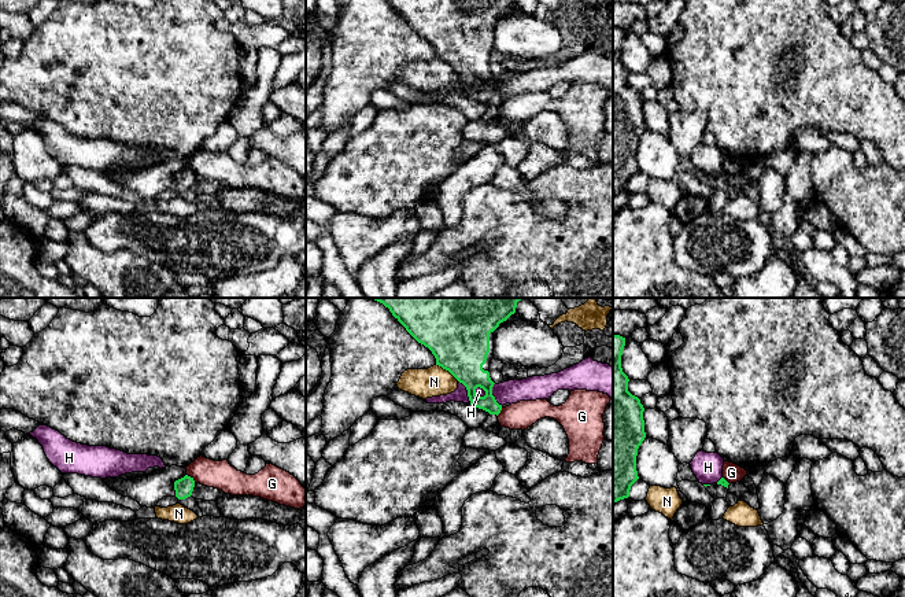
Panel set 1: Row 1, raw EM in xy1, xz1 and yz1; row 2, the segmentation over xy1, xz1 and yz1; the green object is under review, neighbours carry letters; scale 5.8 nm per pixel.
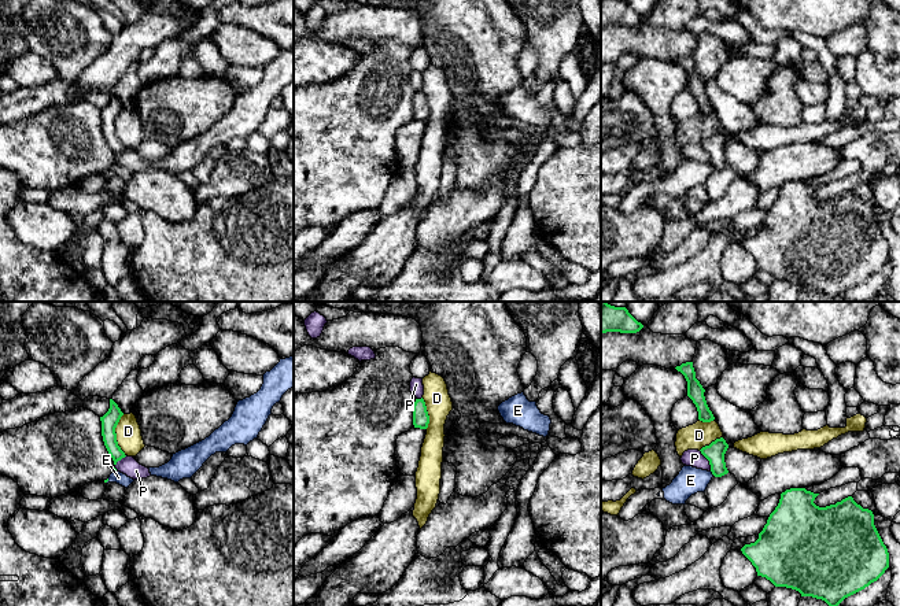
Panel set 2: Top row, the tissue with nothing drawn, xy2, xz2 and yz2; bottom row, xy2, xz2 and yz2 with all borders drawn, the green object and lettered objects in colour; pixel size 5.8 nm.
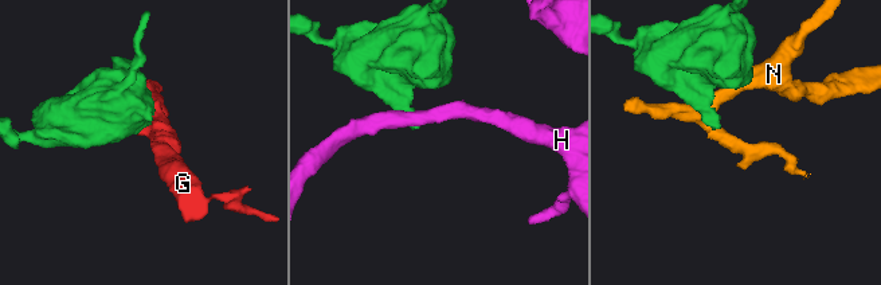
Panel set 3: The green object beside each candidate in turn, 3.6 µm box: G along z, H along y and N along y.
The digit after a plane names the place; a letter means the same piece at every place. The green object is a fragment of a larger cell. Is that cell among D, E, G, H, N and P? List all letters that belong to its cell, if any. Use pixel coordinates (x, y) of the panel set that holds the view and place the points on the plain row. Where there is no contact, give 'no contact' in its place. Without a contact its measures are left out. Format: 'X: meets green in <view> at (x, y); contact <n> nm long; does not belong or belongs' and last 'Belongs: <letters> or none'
D: meets green in xy2 at (115, 128); contact 240 nm long; does not belong
E: meets green in yz2 at (712, 166); contact 40 nm long; does not belong
G: meets green in xy1 at (191, 170); contact 80 nm long; does not belong
H: meets green in xz1 at (468, 84); contact 150 nm long; does not belong
N: meets green in xz1 at (447, 62); contact 170 nm long; does not belong
P: meets green in yz2 at (708, 152); contact 140 nm long; does not belong
Belongs: none

